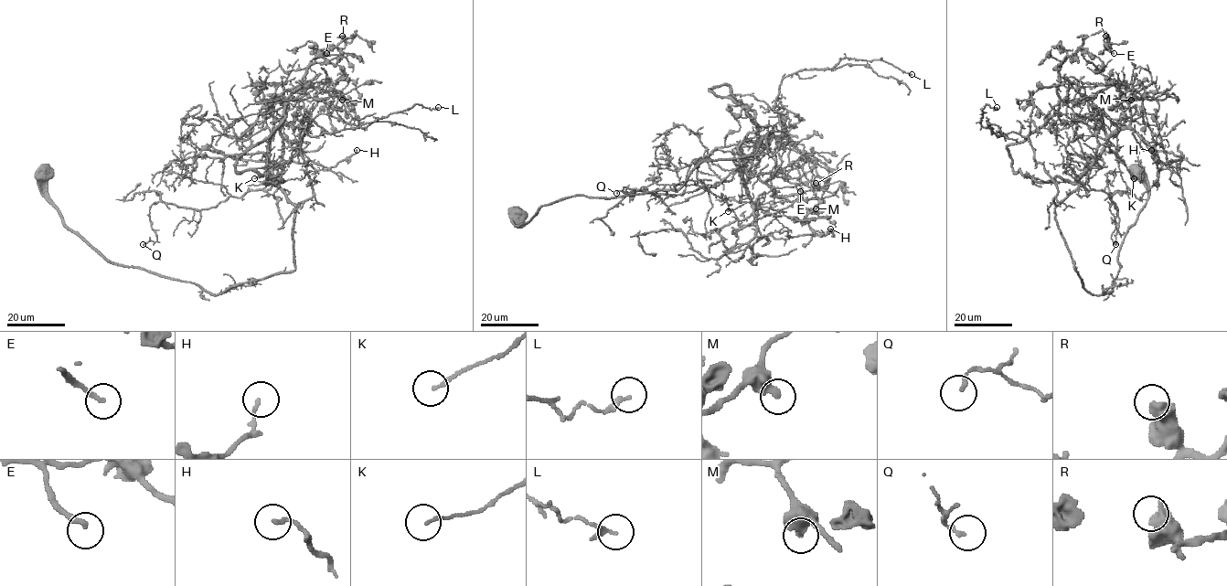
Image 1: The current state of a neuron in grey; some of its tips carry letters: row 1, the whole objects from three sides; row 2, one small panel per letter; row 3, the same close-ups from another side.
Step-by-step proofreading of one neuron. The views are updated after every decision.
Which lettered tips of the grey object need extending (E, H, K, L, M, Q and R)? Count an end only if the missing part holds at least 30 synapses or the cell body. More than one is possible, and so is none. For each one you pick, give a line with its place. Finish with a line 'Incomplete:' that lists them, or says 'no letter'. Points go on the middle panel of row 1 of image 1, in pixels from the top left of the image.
Incomplete: no letter

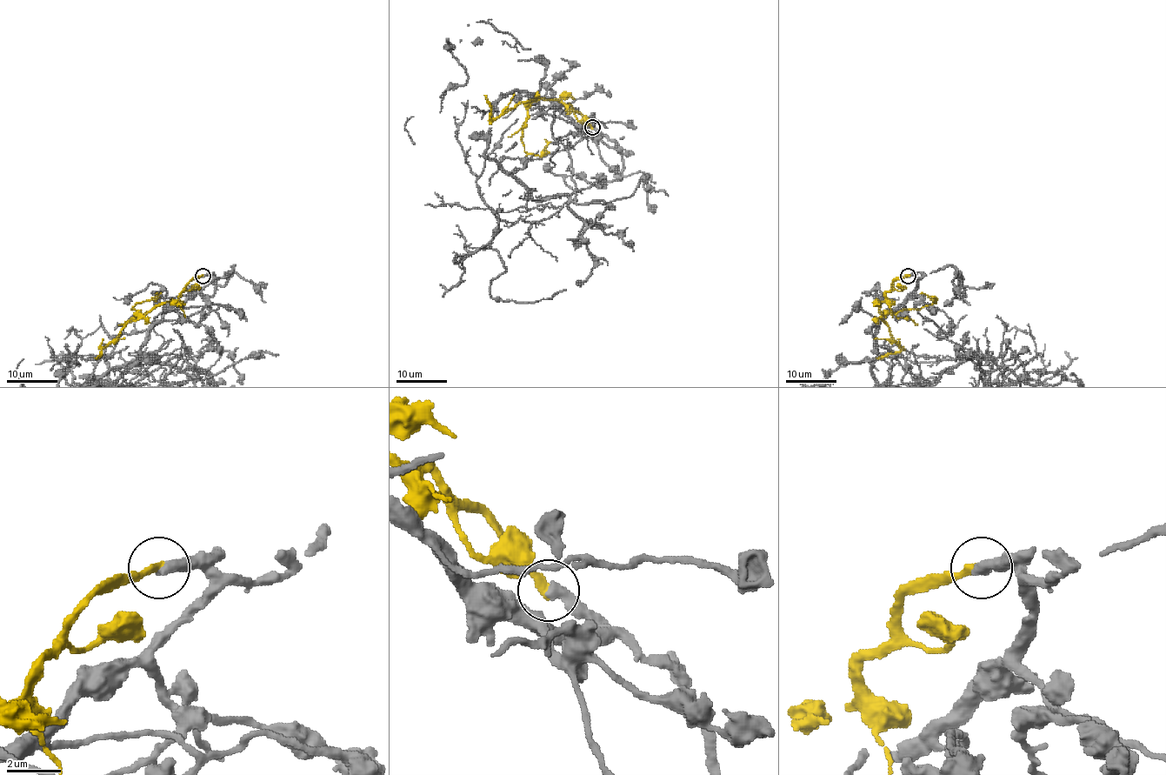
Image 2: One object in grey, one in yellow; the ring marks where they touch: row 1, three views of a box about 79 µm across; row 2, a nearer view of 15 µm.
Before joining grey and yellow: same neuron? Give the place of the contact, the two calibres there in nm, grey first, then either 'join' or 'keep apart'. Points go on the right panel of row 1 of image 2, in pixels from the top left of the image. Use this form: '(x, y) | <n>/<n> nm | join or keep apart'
(908, 276) | 440/320 nm | keep apart

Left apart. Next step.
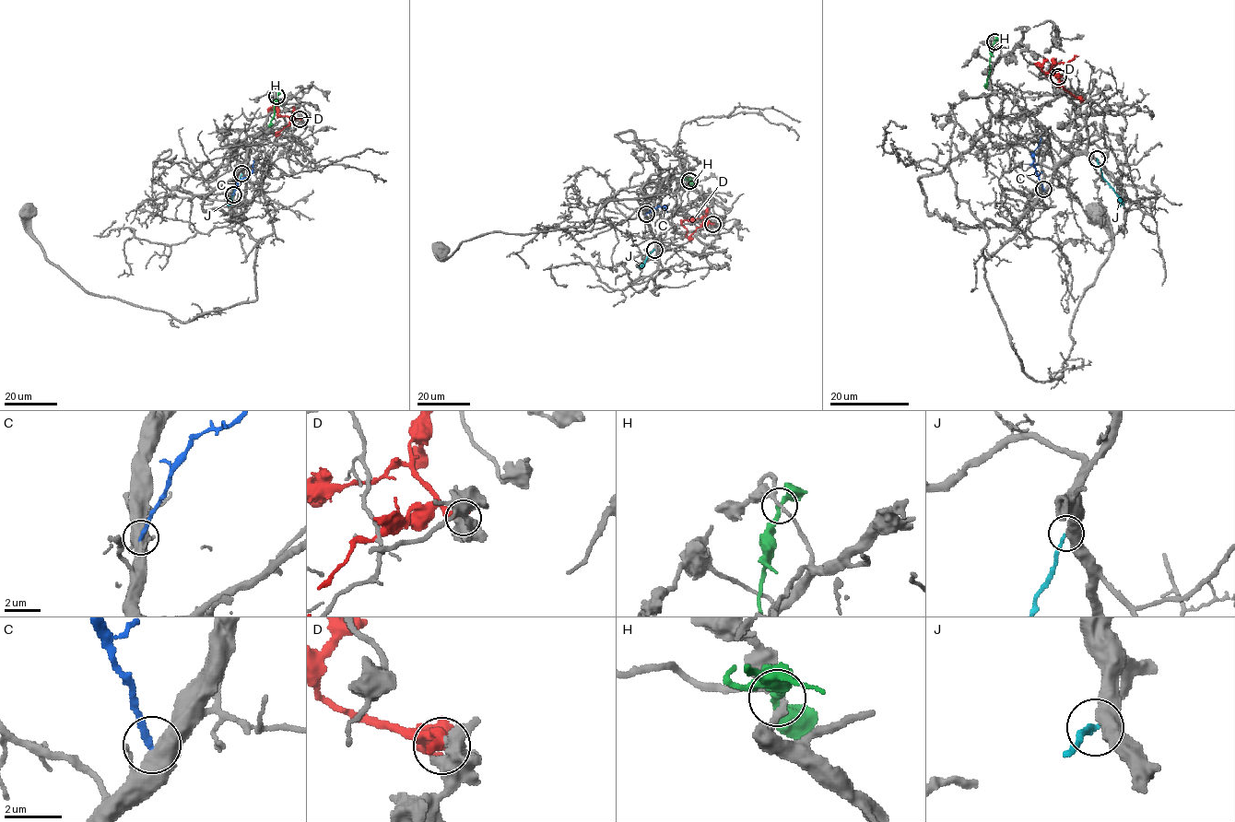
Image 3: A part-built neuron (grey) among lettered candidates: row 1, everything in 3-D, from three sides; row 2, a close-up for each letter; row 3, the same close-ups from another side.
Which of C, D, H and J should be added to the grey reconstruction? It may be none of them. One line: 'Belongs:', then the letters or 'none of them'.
Belongs: none of them

